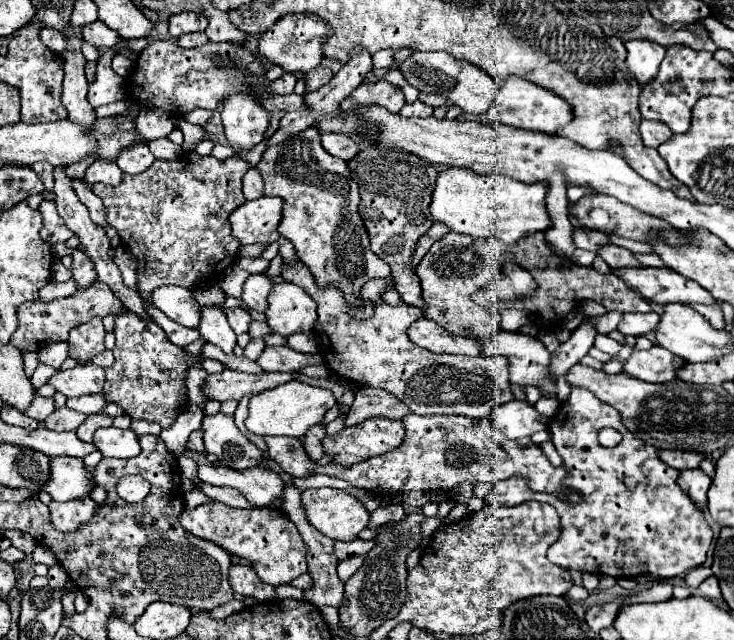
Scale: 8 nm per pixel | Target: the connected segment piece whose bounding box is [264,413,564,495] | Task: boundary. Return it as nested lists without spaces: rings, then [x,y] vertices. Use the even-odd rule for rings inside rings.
[[[410,413],[402,419],[406,427],[406,437],[400,447],[370,457],[362,463],[352,467],[340,465],[326,465],[316,467],[316,463],[306,455],[302,443],[298,439],[288,437],[264,437],[268,443],[268,457],[274,459],[284,473],[292,477],[306,477],[310,471],[326,473],[332,477],[340,477],[354,487],[366,489],[370,493],[382,495],[384,493],[408,493],[408,491],[438,491],[448,489],[454,491],[460,483],[496,483],[514,475],[520,475],[528,481],[532,491],[546,491],[554,493],[560,489],[564,481],[564,469],[556,469],[550,465],[548,459],[542,459],[540,445],[532,443],[530,437],[524,439],[508,439],[504,433],[496,433],[492,429],[492,421],[488,419],[470,419],[460,415],[428,415],[420,417]],[[290,447],[294,447],[290,451]]]

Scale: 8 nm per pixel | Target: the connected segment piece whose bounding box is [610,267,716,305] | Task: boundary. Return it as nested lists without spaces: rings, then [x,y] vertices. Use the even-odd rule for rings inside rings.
[[[620,267],[610,269],[616,277],[626,281],[632,289],[638,289],[648,301],[666,303],[704,303],[714,305],[712,295],[706,293],[696,281],[682,277],[668,267]]]

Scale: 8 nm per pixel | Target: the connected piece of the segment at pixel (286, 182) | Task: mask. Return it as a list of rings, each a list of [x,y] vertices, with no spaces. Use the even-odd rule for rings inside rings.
[[[306,129],[300,135],[284,141],[282,146],[267,148],[262,155],[262,161],[256,165],[256,169],[260,171],[264,179],[264,195],[284,199],[282,221],[278,225],[278,233],[280,237],[288,239],[294,245],[298,259],[310,269],[316,285],[320,289],[334,285],[352,307],[360,307],[362,303],[360,291],[364,283],[376,277],[388,277],[390,267],[370,251],[368,233],[358,215],[358,203],[360,203],[358,185],[350,179],[346,161],[332,157],[330,153],[322,149],[318,129]]]

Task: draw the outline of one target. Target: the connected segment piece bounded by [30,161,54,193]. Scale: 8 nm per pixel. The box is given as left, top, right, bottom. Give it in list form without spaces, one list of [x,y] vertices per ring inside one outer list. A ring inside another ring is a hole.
[[[40,161],[40,163],[36,163],[36,165],[30,165],[32,167],[32,171],[38,175],[38,179],[44,183],[44,191],[52,191],[52,187],[54,187],[54,175],[52,175],[52,171],[54,171],[54,167],[52,165],[48,165],[48,163],[44,163],[44,161]]]

